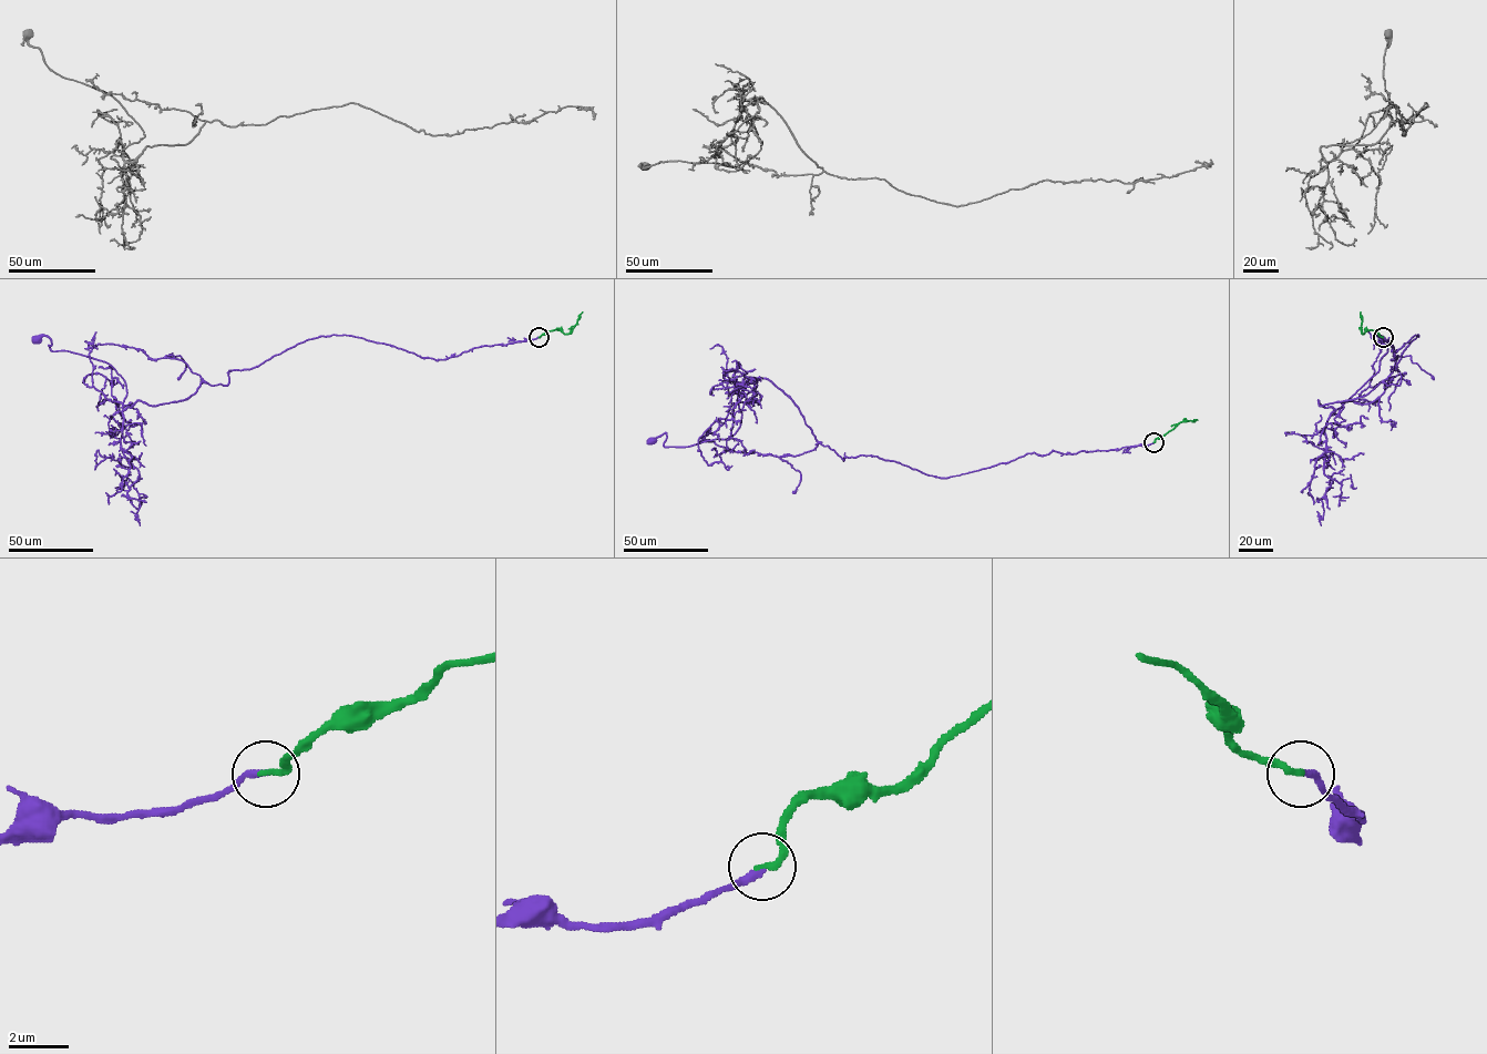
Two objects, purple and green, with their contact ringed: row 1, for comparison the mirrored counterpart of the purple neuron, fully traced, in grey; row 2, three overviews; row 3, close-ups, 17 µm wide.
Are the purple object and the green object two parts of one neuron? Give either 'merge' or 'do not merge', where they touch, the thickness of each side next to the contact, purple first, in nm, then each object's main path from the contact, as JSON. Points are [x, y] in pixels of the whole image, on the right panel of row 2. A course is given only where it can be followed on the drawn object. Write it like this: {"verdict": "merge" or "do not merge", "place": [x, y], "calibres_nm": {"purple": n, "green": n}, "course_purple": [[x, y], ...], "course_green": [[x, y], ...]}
{"verdict": "merge", "place": [1383, 337], "calibres_nm": {"purple": 220, "green": 220}, "course_purple": [[1383, 337], [1392, 360], [1418, 335], [1396, 364], [1401, 384], [1319, 405], [1340, 408], [1378, 371], [1381, 339]], "course_green": [[1383, 337], [1372, 329], [1362, 334], [1361, 311]]}

